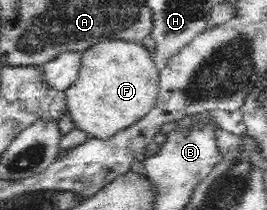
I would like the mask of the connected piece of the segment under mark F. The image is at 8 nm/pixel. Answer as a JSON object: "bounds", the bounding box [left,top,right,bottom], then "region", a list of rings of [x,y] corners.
{"bounds":[65,39,159,137],"region":[[[103,39],[80,53],[78,76],[65,93],[67,113],[75,127],[91,137],[110,137],[142,119],[158,97],[159,73],[141,42]]]}

